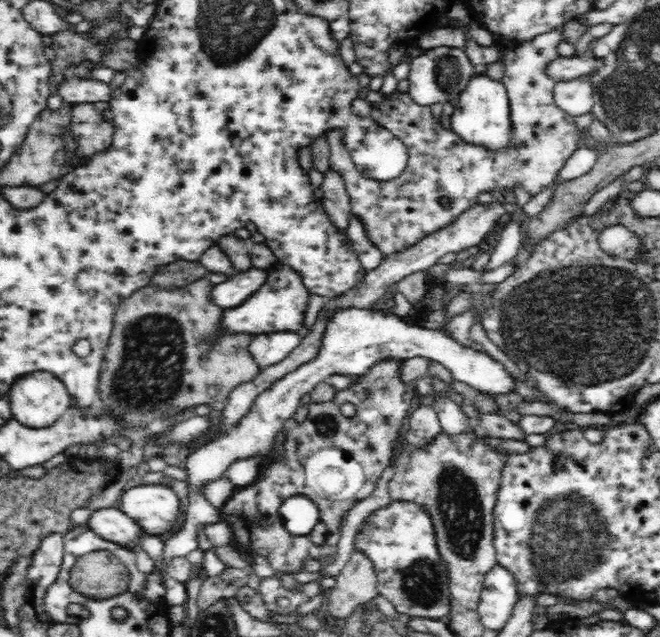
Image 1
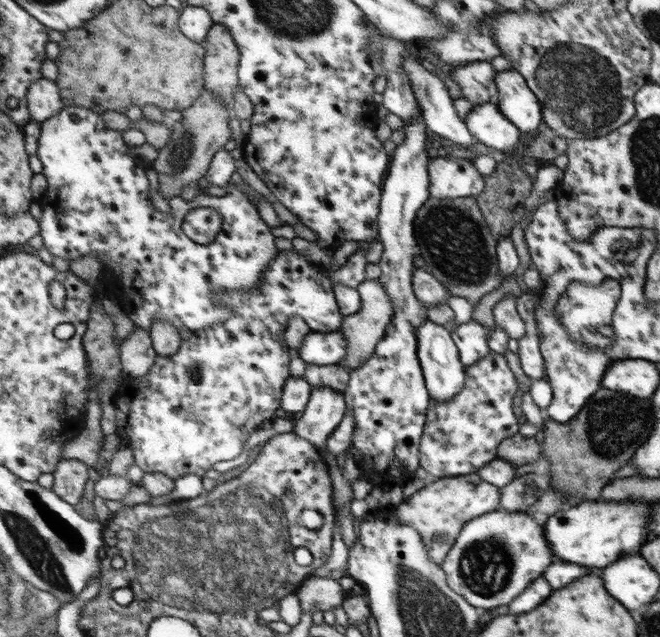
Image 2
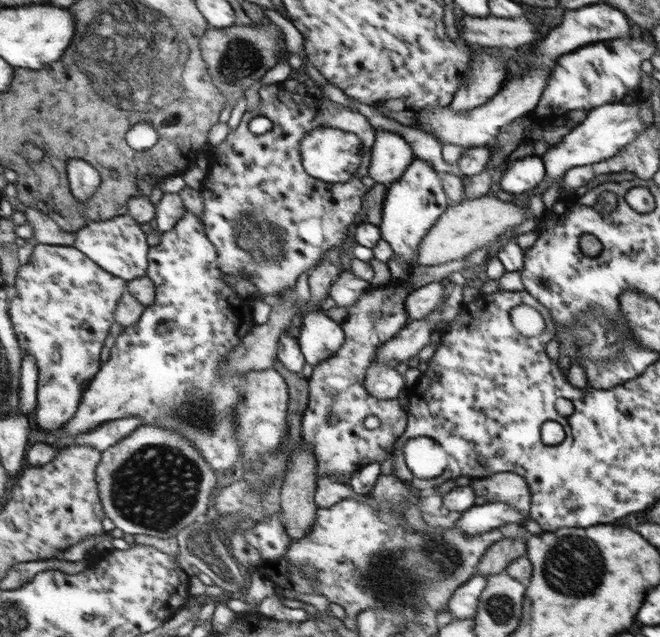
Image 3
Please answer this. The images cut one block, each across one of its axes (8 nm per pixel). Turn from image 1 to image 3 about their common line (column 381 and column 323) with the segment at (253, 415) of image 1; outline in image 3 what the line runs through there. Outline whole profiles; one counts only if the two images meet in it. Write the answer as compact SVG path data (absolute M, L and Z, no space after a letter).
M322 310L305 316L299 336L307 362L313 367L330 356L345 344L342 324L336 323Z

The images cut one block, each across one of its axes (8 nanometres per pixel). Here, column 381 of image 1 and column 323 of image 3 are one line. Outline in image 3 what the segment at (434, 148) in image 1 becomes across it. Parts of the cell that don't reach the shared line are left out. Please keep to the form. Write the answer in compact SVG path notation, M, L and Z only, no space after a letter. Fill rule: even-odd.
M278 83L273 89L266 86L259 95L262 97L261 104L244 114L239 127L229 134L224 144L208 151L210 172L201 196L205 202L203 220L210 239L220 251L222 271L248 278L258 286L261 296L270 296L280 295L284 289L295 287L308 270L317 266L326 251L342 245L342 238L346 239L348 236L348 226L354 220L354 214L358 214L358 210L364 207L367 189L362 178L368 176L376 130L359 112L309 94L296 97L286 90L283 83ZM256 116L271 119L274 123L272 130L262 135L254 134L250 122ZM320 126L336 127L361 137L364 150L362 162L349 182L326 183L313 178L305 170L302 141L306 140L310 131Z

